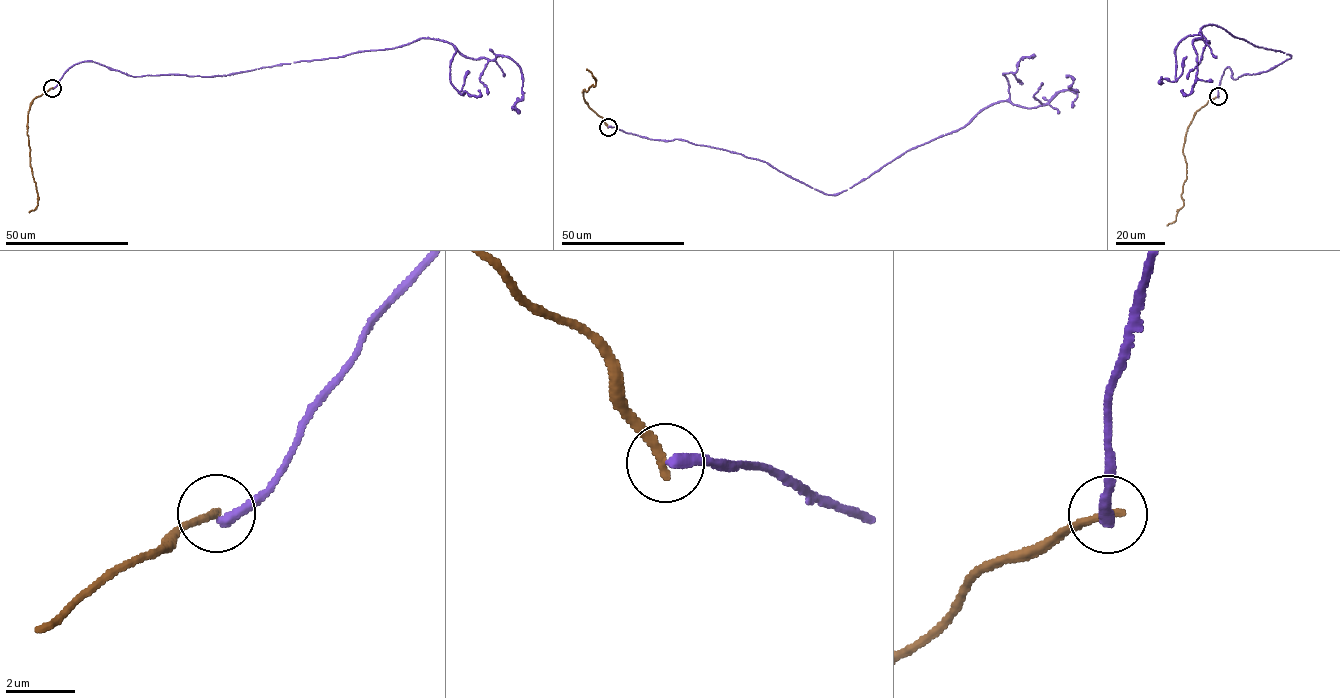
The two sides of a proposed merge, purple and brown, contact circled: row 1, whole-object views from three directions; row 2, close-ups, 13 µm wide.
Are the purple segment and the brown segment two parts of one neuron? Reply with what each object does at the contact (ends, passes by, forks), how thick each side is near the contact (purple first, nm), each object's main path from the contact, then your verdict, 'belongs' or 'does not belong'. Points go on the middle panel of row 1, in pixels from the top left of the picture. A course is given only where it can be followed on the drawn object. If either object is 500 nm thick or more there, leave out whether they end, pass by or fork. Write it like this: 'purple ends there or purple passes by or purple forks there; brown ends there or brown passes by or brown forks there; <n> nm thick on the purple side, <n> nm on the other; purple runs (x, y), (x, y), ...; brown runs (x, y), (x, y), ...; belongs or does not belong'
purple ends there; brown ends there; 320 nm thick on the purple side, 280 nm on the other; purple runs (608, 126), (741, 153), (838, 194), (990, 106), (1036, 107), (1075, 93), (1066, 77); brown runs (608, 126), (583, 95), (583, 89), (586, 92), (593, 84), (595, 86), (596, 81), (586, 69); does not belong

